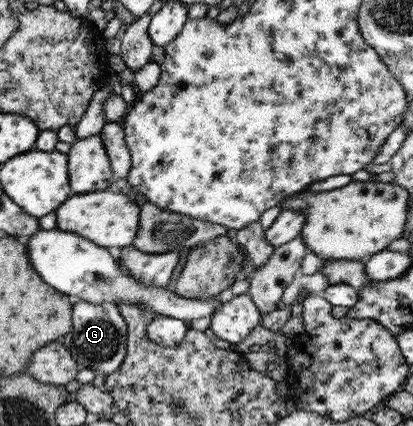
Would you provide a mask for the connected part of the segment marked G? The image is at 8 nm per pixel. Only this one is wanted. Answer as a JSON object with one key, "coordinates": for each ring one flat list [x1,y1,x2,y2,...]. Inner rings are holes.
{"coordinates":[[79,300,72,306,73,329,65,336,65,340,61,340,61,344,65,342,65,347,77,362,79,370,89,368,101,375,115,372,125,358,128,338,128,326,119,312,119,307,109,302,91,304,87,300]]}

